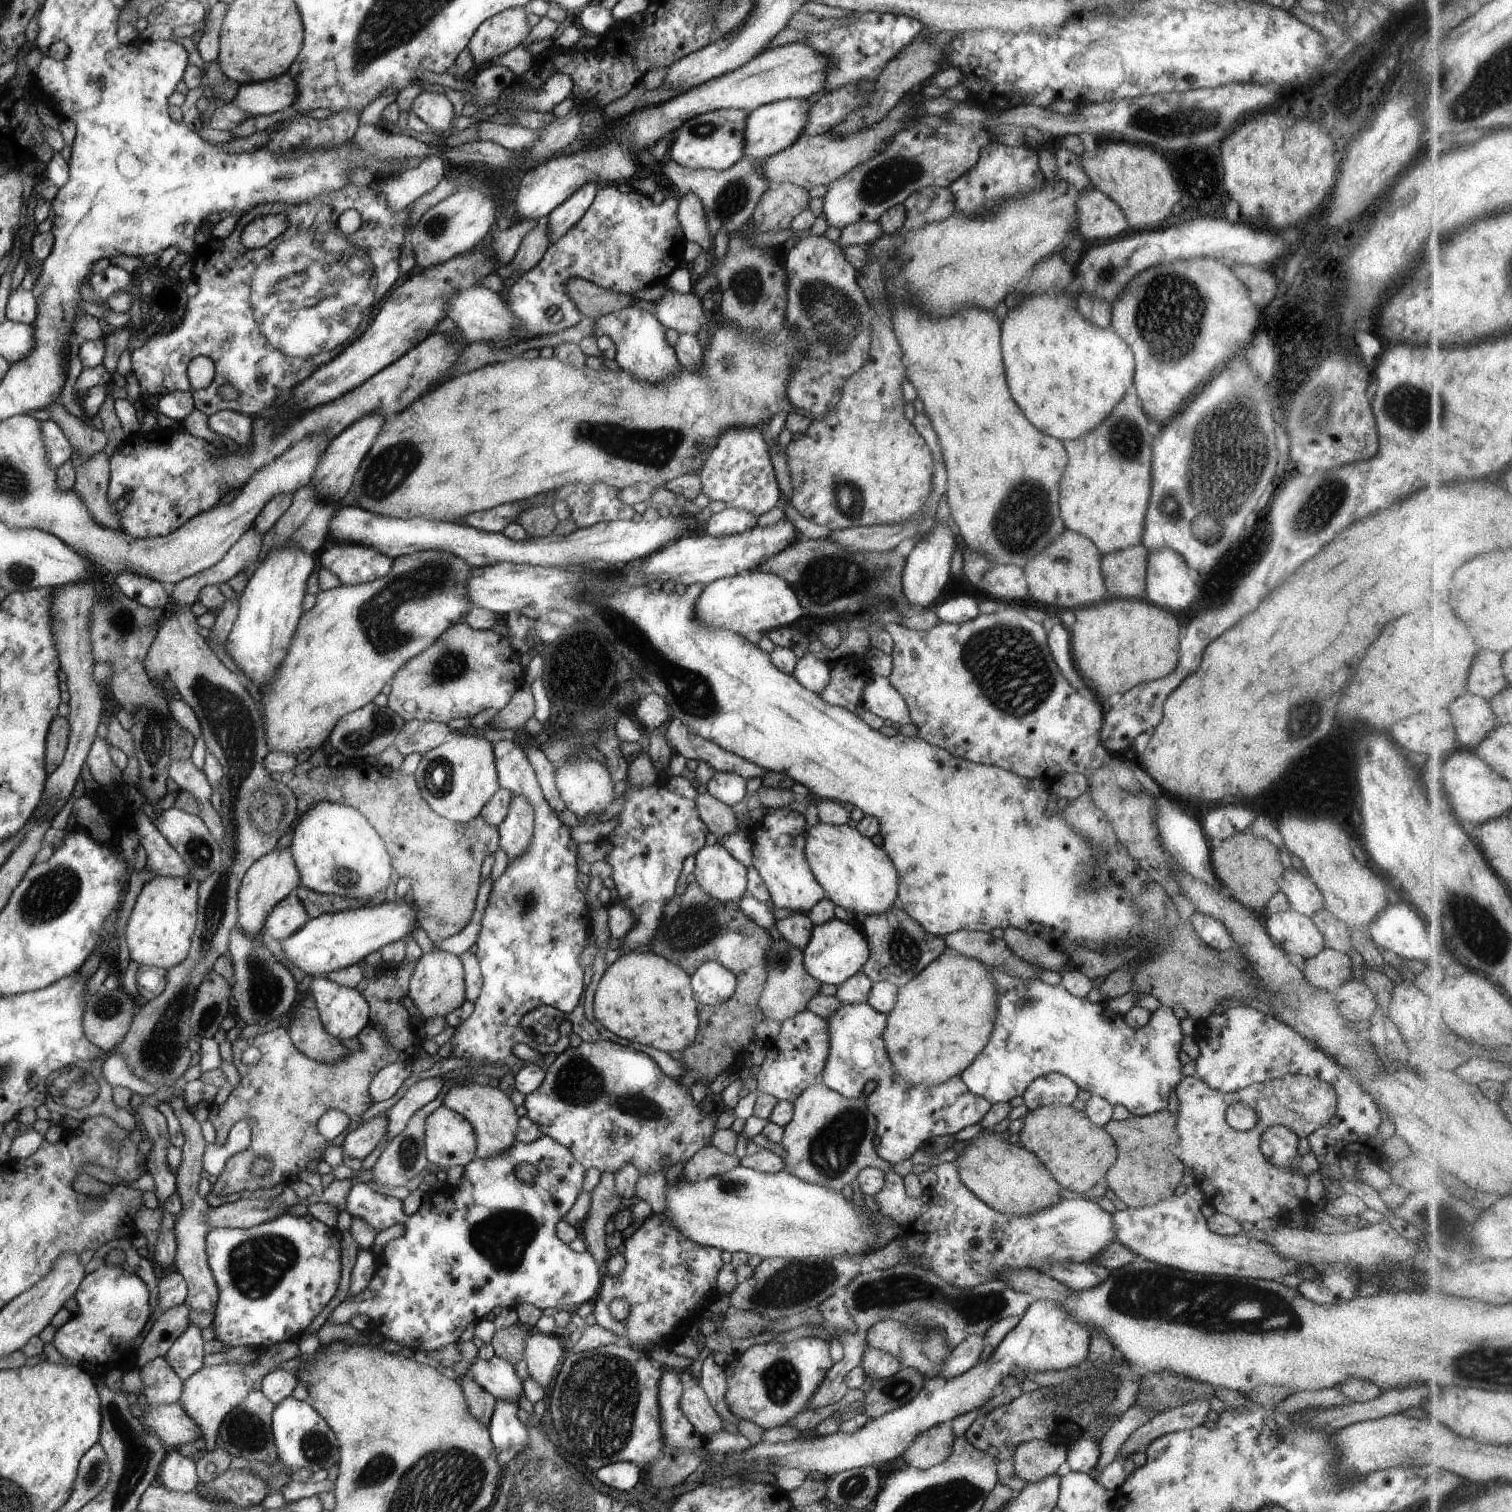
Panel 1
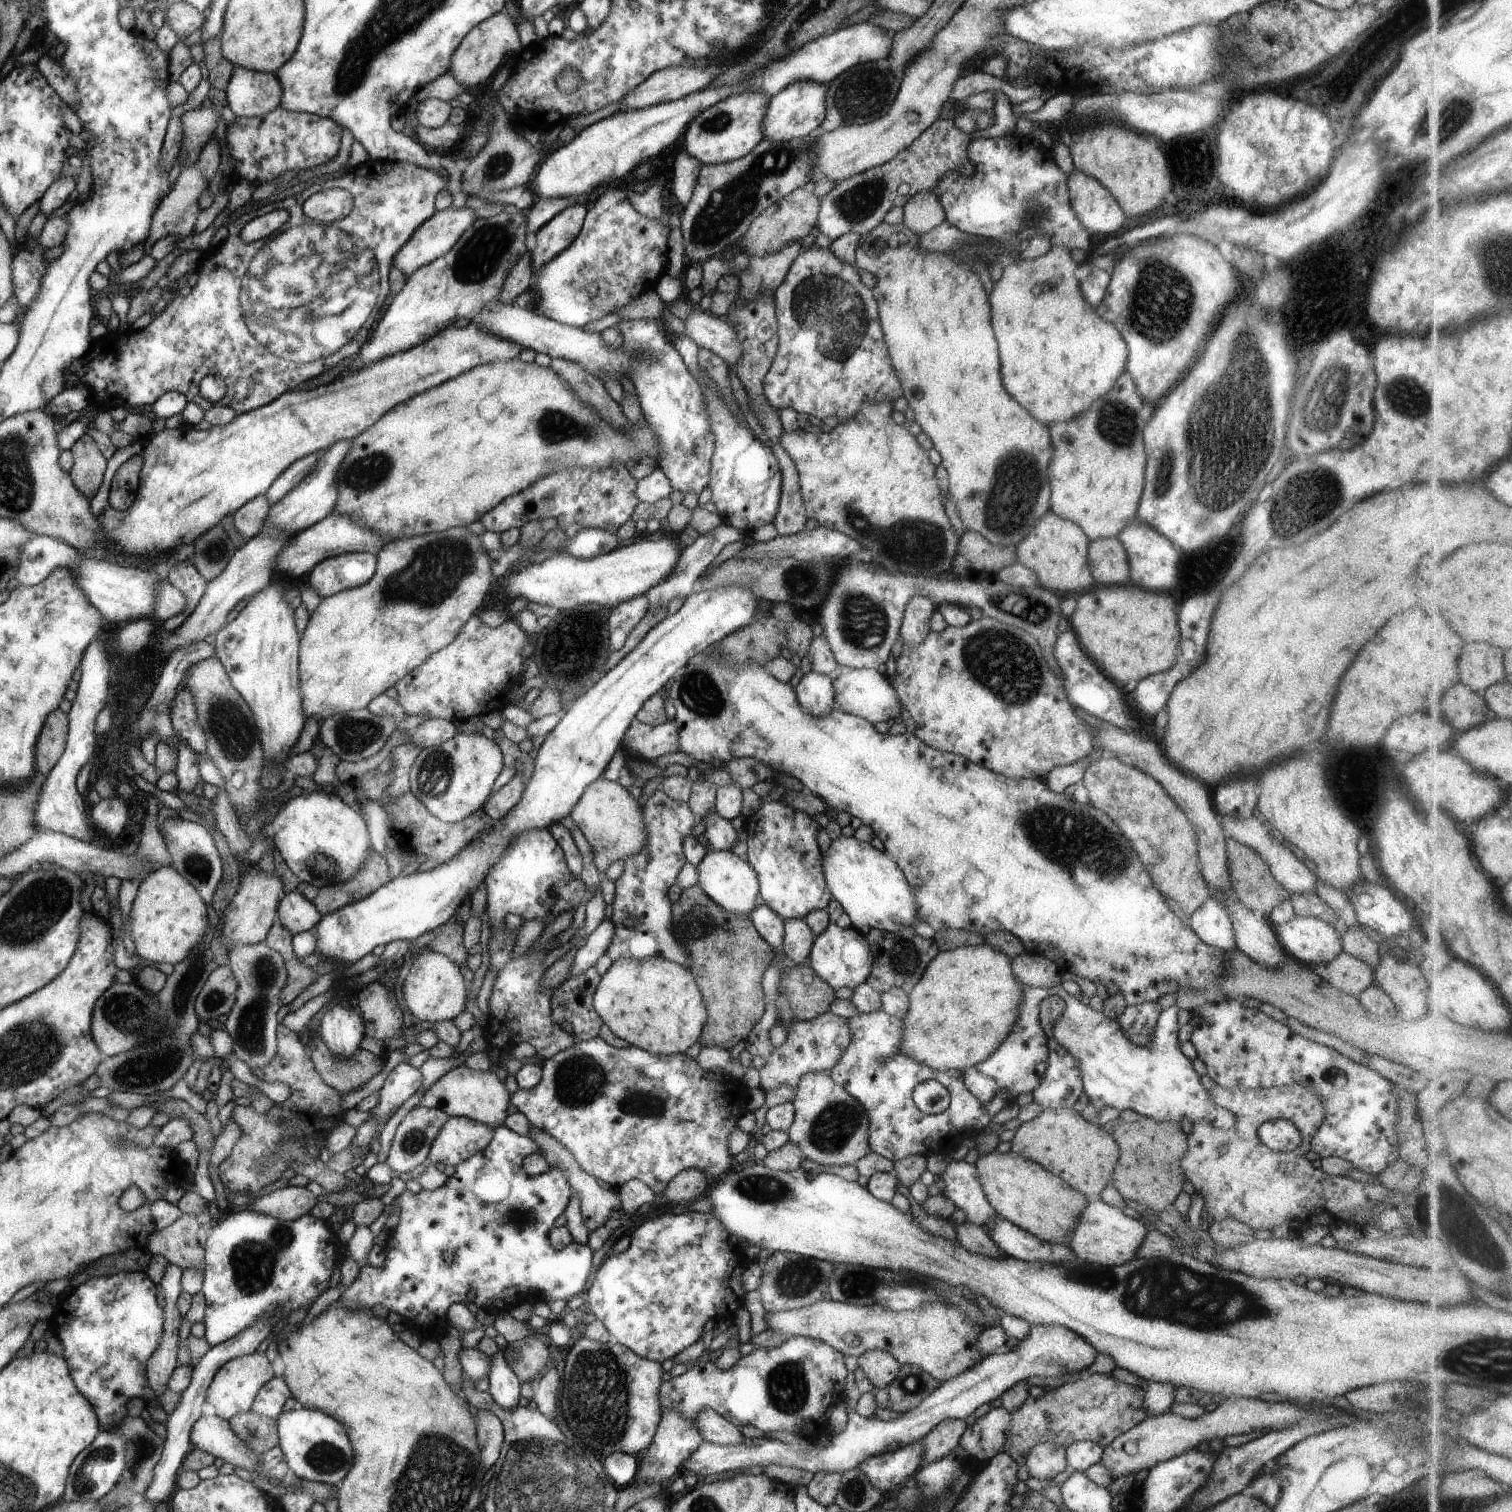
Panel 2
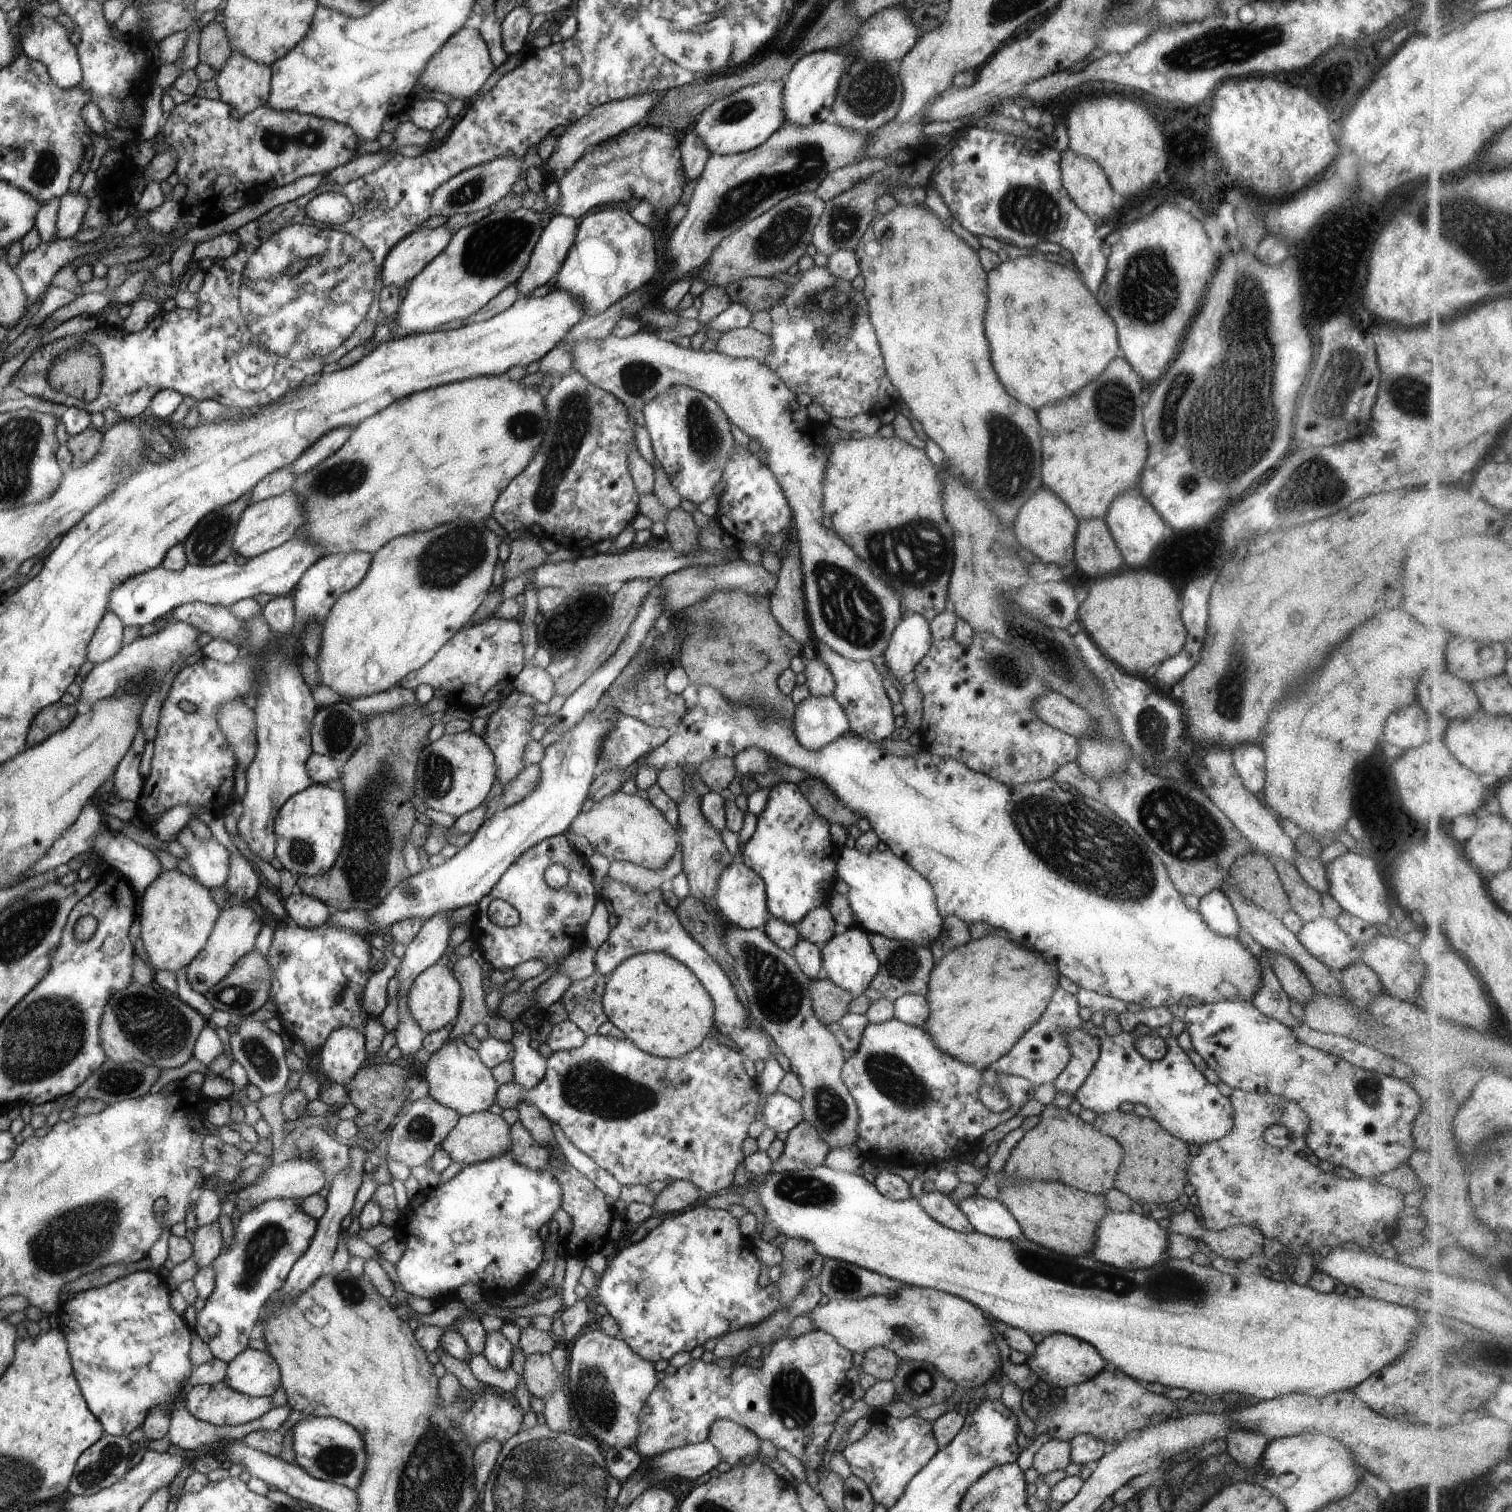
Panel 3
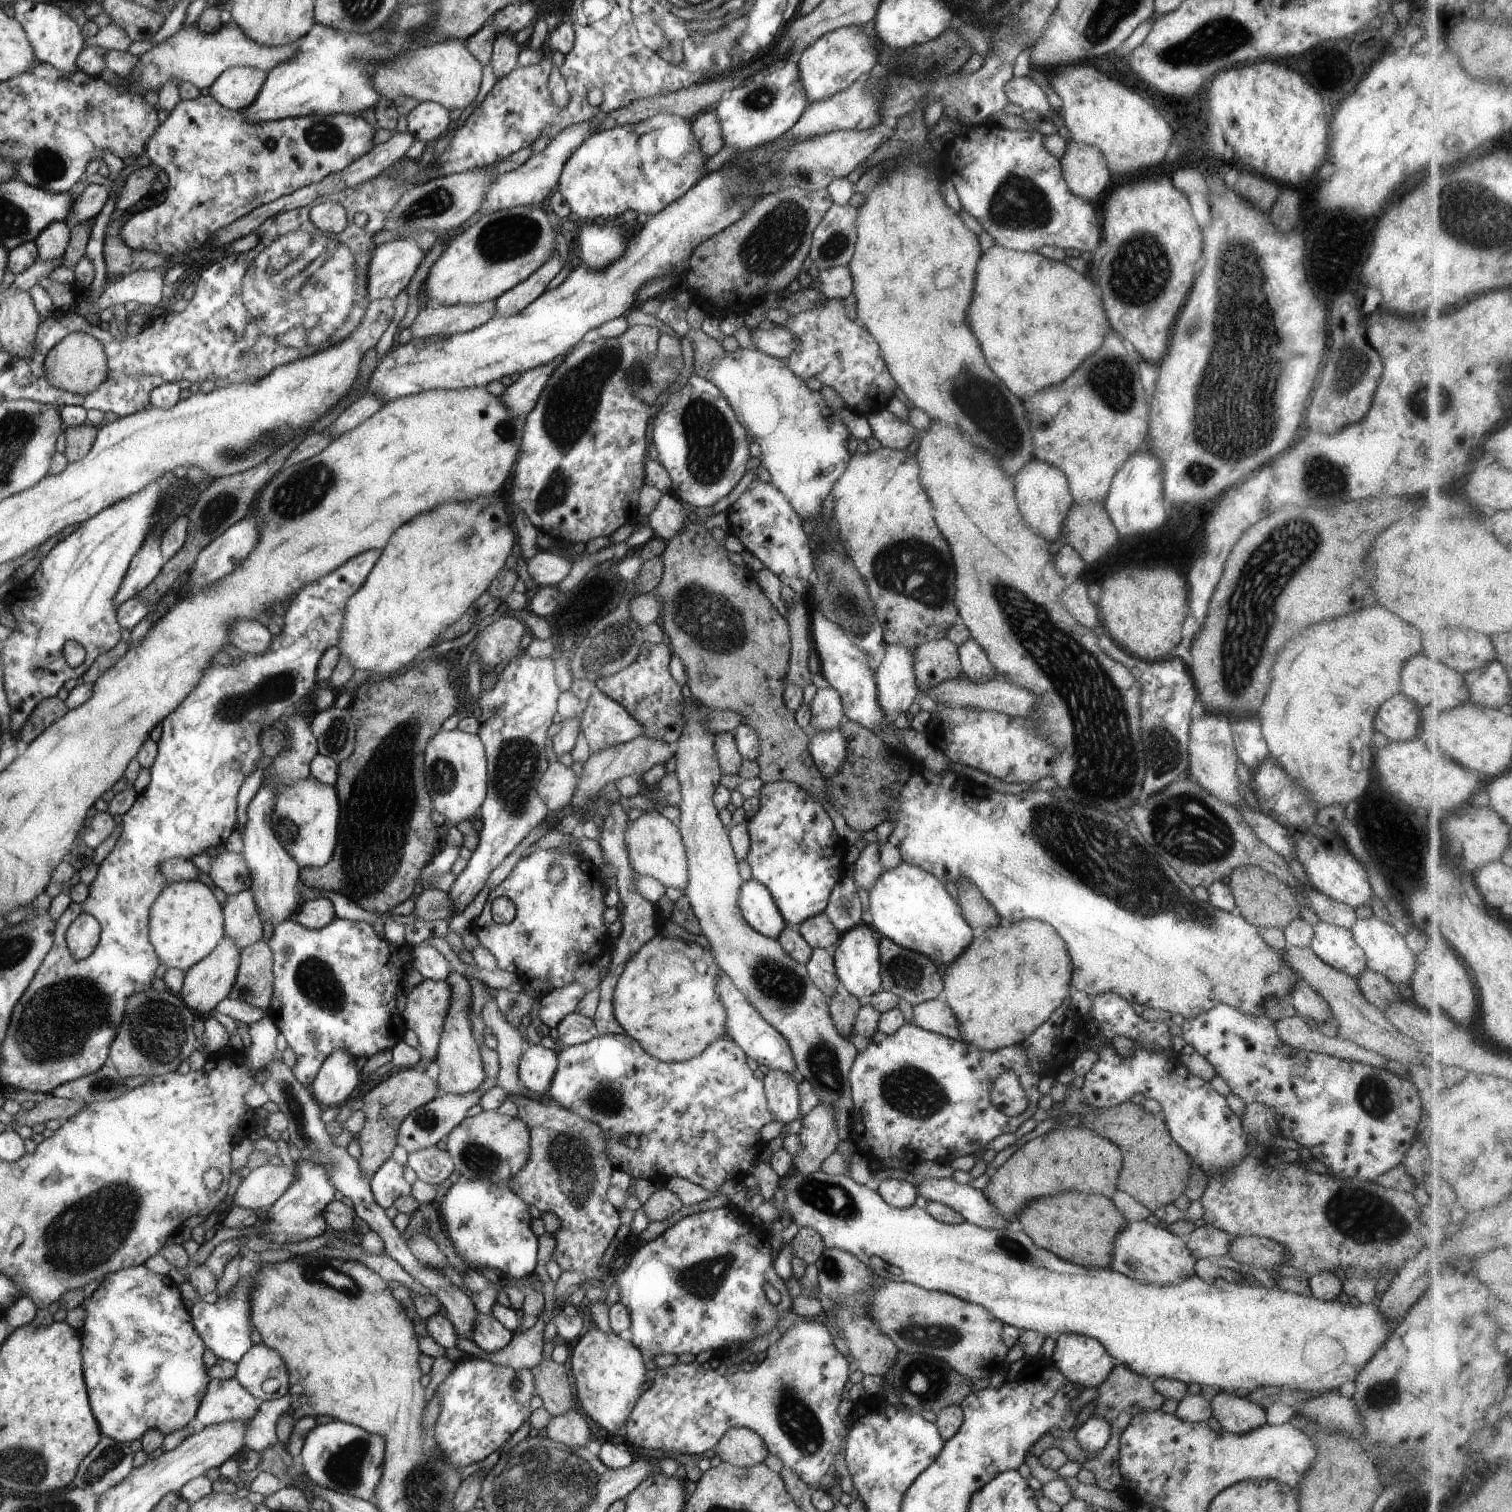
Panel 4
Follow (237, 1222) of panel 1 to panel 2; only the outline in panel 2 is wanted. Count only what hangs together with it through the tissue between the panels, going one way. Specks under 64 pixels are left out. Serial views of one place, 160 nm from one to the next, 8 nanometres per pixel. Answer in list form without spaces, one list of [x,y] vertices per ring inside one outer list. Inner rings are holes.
[[[284,1187],[269,1195],[263,1195],[252,1200],[251,1209],[259,1213],[293,1221],[310,1211],[318,1203],[318,1197],[307,1187]]]

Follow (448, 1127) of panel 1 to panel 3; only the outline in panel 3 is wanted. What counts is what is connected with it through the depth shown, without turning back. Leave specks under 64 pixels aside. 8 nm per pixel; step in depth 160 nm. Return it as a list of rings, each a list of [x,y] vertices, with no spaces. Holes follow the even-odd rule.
[[[489,1111],[461,1115],[458,1124],[449,1132],[449,1136],[441,1142],[442,1148],[452,1161],[461,1166],[470,1166],[502,1156],[509,1152],[512,1138],[510,1125],[502,1118]]]

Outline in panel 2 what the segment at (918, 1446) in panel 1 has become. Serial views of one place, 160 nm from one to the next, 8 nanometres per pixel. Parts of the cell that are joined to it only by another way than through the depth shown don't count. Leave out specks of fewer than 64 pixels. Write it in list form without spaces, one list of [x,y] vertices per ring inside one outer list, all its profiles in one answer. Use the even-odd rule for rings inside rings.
[[[946,1419],[939,1422],[923,1438],[925,1444],[924,1464],[936,1462],[953,1451],[958,1446],[966,1427],[964,1419]]]

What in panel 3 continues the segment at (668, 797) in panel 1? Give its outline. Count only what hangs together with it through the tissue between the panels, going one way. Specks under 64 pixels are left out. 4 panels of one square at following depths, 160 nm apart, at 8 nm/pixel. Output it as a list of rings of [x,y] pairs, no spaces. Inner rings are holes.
[[[608,882],[603,886],[602,900],[607,898],[618,916],[618,924],[610,931],[608,938],[590,955],[594,962],[595,973],[606,976],[611,973],[623,960],[631,956],[647,952],[663,952],[683,962],[702,982],[715,1006],[715,1029],[726,1036],[743,1056],[744,1060],[764,1060],[769,1057],[776,1059],[780,1051],[773,1038],[761,1024],[749,1015],[749,1010],[738,999],[736,989],[730,976],[721,969],[719,962],[698,944],[686,932],[678,918],[675,909],[667,905],[662,898],[662,889],[644,894],[636,886],[623,882]]]

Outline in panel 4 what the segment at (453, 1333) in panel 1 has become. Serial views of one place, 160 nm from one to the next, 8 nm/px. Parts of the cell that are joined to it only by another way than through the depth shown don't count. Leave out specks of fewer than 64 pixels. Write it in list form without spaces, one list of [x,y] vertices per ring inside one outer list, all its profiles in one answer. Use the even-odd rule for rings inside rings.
[[[460,1177],[459,1182],[452,1185],[442,1200],[442,1205],[435,1202],[436,1208],[441,1212],[441,1222],[448,1230],[447,1237],[452,1240],[458,1255],[466,1263],[475,1267],[488,1267],[501,1270],[505,1275],[522,1278],[534,1273],[536,1256],[538,1256],[538,1238],[530,1230],[530,1212],[528,1204],[522,1202],[522,1197],[514,1192],[506,1183],[492,1183],[484,1179],[470,1180]]]

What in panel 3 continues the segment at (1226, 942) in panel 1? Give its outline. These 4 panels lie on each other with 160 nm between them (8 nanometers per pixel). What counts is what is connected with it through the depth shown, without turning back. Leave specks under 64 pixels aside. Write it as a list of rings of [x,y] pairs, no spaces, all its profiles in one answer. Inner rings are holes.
[[[1222,889],[1211,890],[1201,897],[1198,910],[1218,934],[1238,938],[1241,924],[1235,908]]]

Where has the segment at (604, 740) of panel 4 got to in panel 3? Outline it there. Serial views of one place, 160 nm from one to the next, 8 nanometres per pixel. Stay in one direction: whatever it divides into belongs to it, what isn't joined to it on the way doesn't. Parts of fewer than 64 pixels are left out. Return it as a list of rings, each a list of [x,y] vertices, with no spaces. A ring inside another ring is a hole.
[[[618,715],[601,750],[600,772],[627,769],[639,756],[662,746],[670,735],[671,732],[664,727],[647,725],[630,715]]]

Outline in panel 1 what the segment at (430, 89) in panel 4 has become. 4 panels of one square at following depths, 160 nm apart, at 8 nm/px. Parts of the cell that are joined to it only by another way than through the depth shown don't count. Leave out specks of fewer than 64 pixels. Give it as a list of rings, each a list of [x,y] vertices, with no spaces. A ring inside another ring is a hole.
[[[524,7],[504,9],[501,13],[490,17],[477,29],[469,42],[469,50],[473,64],[482,66],[490,64],[490,60],[510,52],[519,46],[528,36],[530,26],[526,20]]]

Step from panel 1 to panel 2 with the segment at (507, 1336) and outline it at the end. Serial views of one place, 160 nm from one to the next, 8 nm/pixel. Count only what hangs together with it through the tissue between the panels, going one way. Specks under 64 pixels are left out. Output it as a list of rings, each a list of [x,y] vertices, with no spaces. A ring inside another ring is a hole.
[[[535,1335],[509,1343],[504,1353],[507,1363],[512,1367],[520,1382],[531,1382],[541,1374],[545,1363],[551,1358],[548,1342]]]

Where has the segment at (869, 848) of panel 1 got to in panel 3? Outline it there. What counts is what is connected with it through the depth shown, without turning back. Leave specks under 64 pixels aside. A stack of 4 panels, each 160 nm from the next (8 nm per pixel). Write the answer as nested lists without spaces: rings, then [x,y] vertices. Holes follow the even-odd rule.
[[[846,847],[839,853],[837,877],[849,886],[846,896],[854,911],[856,925],[872,936],[910,941],[926,948],[931,948],[934,940],[942,936],[944,917],[939,913],[934,889],[910,864],[898,858],[889,848],[885,852],[876,849],[865,855],[855,848]]]

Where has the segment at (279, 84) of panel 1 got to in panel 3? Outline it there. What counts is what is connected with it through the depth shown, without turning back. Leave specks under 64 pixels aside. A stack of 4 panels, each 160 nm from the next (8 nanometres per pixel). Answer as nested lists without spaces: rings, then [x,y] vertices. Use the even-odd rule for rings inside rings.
[[[234,49],[216,74],[219,99],[235,107],[239,114],[251,113],[268,104],[272,78],[272,66],[254,62]]]

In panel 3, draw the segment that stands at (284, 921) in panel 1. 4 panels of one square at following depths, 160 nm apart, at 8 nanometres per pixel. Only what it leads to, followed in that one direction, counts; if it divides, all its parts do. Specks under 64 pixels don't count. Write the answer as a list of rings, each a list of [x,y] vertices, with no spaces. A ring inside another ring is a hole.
[[[302,892],[284,898],[283,907],[290,922],[306,929],[325,925],[331,916],[328,904]]]

